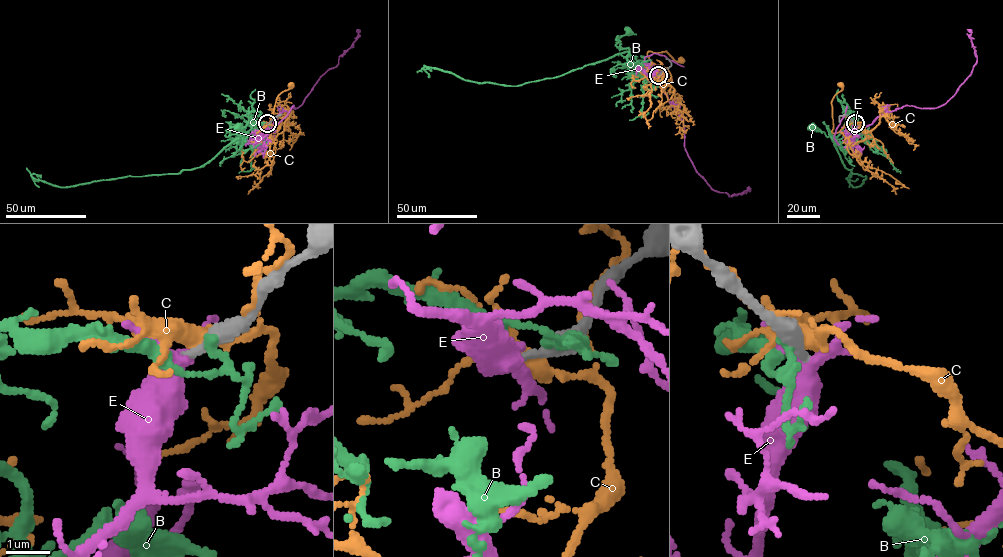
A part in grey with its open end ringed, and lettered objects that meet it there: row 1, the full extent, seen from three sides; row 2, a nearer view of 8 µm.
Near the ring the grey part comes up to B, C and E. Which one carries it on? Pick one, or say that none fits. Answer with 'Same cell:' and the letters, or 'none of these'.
Same cell: none of these

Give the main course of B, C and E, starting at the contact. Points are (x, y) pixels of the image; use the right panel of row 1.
B: (854, 123), (839, 144), (830, 135), (827, 136), (816, 127), (811, 127)
C: (855, 123), (864, 130), (862, 122), (853, 122), (837, 133), (831, 131), (832, 99), (841, 90), (841, 85)
E: (855, 123), (855, 135), (886, 112), (906, 105), (936, 108), (945, 104), (976, 62), (967, 29)

